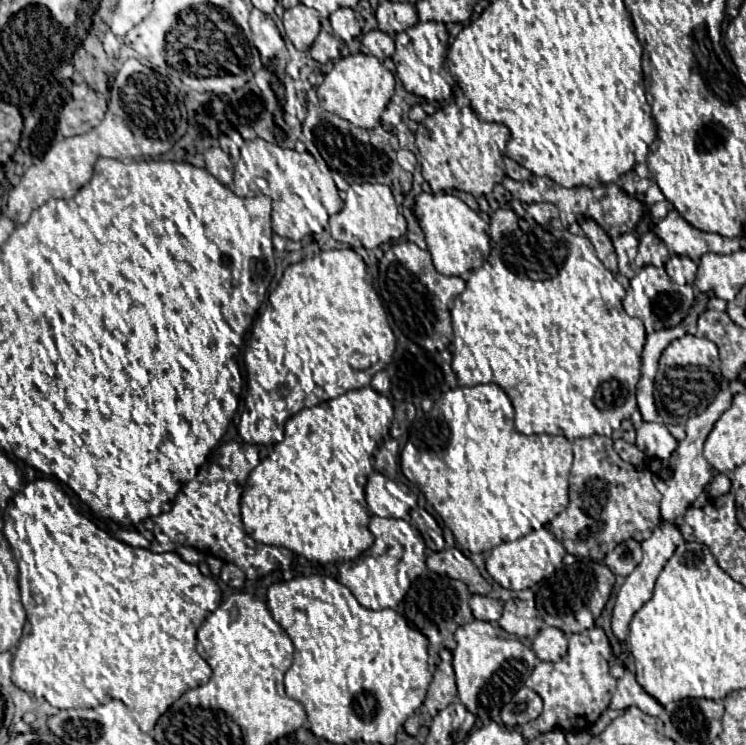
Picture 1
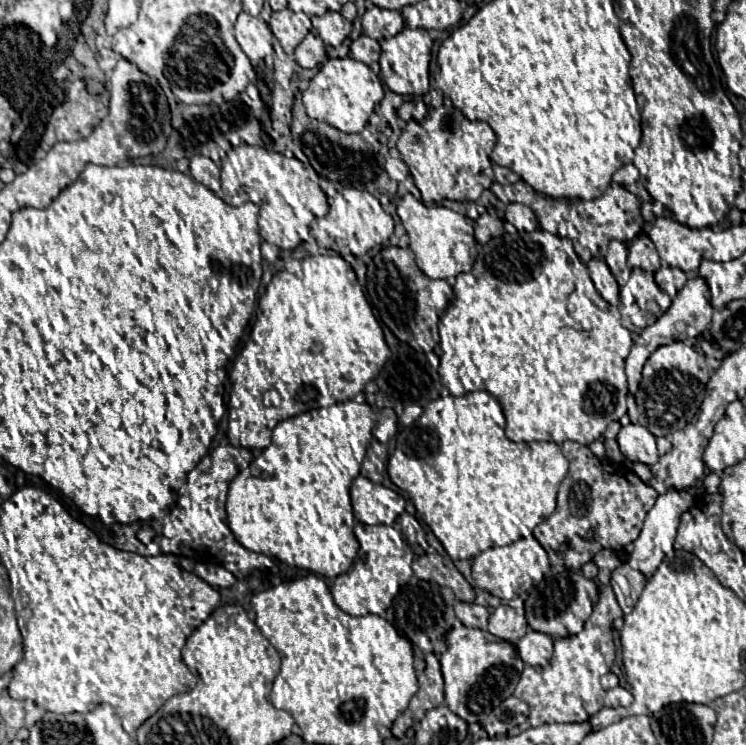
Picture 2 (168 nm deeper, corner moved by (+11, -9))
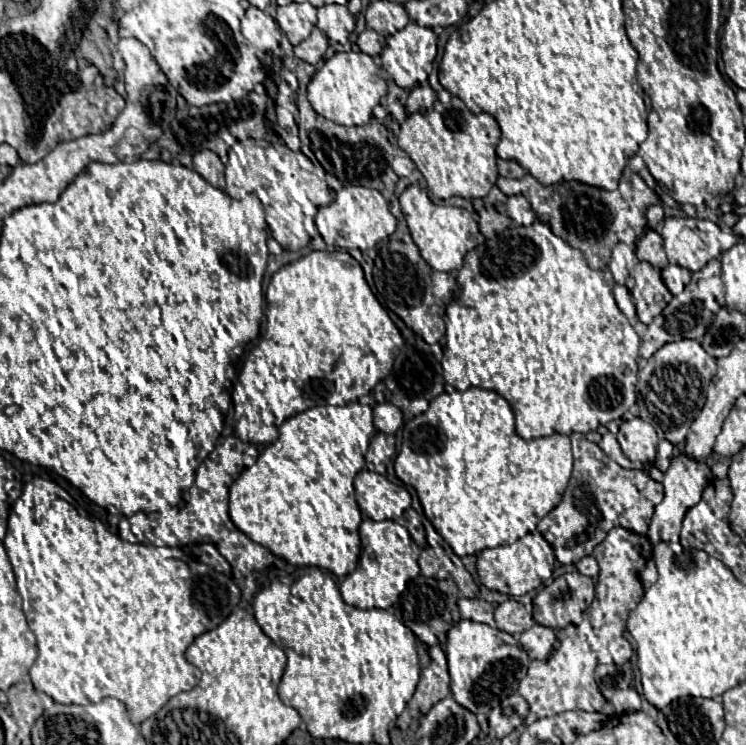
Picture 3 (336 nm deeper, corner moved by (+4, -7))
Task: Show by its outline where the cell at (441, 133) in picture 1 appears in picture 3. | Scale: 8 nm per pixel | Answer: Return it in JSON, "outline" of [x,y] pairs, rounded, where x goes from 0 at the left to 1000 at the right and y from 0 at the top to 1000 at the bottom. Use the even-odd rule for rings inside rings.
{"outline":[[[615,133],[610,136],[613,157],[607,154],[605,160],[597,160],[597,154],[588,154],[586,160],[578,152],[546,154],[546,160],[538,165],[532,192],[572,240],[572,254],[578,263],[586,267],[602,267],[607,262],[623,267],[650,264],[666,243],[664,197],[672,187],[672,173],[655,152],[637,154]]]}

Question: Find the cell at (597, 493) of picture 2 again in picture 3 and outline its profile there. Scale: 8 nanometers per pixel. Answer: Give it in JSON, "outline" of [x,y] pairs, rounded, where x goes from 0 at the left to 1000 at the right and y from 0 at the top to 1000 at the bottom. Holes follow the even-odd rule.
{"outline":[[[768,581],[765,597],[771,627],[765,646],[755,662],[755,672],[720,705],[731,726],[741,734],[747,753],[755,758],[773,756],[784,745],[792,745],[798,732],[803,732],[811,715],[824,705],[865,718],[878,678],[889,672],[886,648],[875,646],[859,630],[835,630],[822,616],[816,616],[800,595],[790,595],[782,581]]]}

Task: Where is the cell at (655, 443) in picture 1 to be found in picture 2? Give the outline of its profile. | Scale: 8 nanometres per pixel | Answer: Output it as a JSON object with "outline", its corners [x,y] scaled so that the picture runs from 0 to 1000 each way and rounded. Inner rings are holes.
{"outline":[[[842,570],[834,573],[828,581],[831,605],[845,619],[858,619],[863,624],[874,624],[885,616],[879,603],[879,587],[861,570]]]}

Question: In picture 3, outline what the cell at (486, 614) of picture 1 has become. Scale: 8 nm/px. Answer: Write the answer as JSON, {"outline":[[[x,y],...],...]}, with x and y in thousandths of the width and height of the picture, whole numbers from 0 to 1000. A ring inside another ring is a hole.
{"outline":[[[618,801],[615,804],[615,820],[618,820],[618,828],[621,831],[650,836],[650,839],[664,842],[664,834],[661,834],[661,812],[653,809],[653,807],[647,807],[647,804],[626,804],[626,801]]]}

